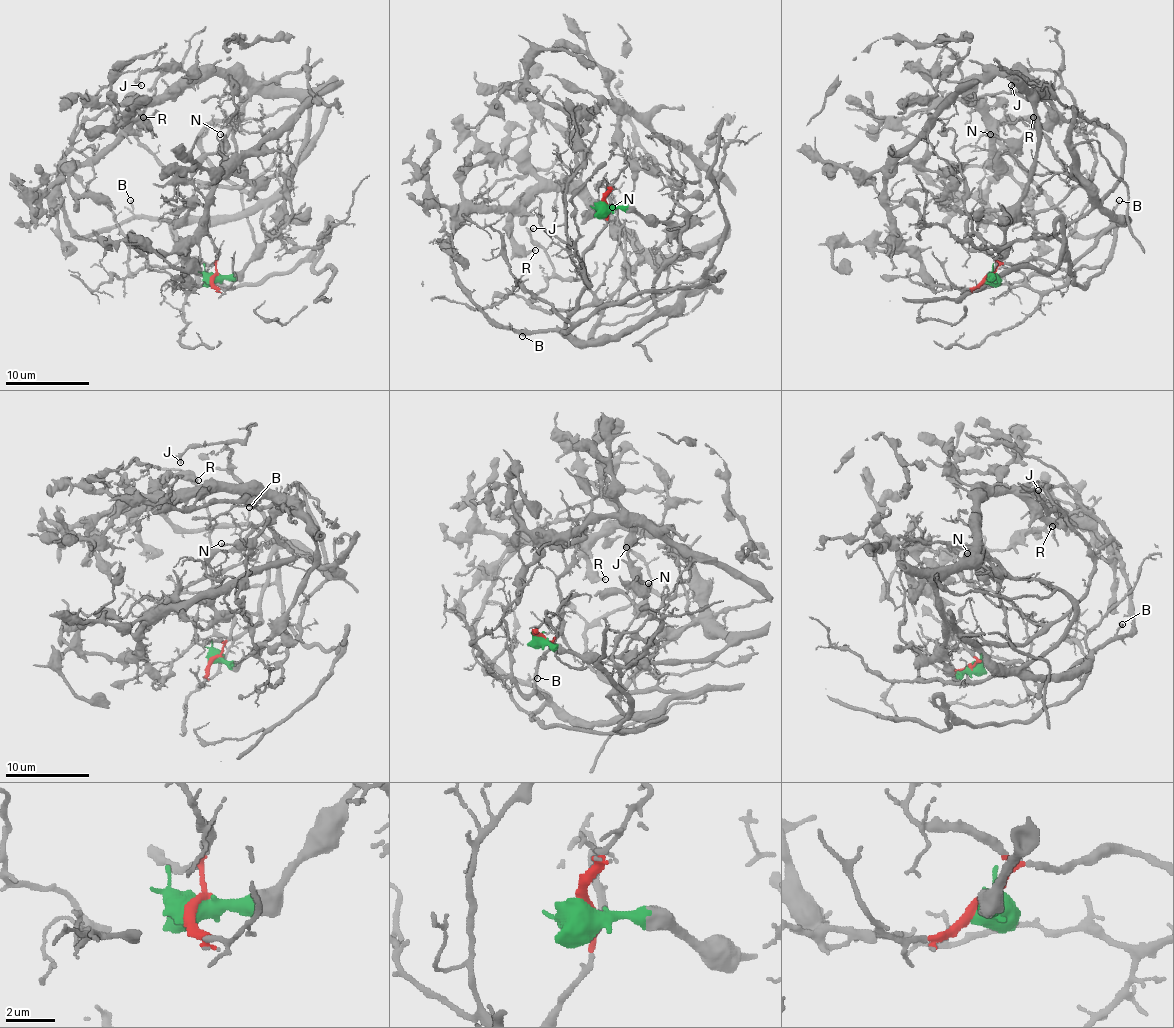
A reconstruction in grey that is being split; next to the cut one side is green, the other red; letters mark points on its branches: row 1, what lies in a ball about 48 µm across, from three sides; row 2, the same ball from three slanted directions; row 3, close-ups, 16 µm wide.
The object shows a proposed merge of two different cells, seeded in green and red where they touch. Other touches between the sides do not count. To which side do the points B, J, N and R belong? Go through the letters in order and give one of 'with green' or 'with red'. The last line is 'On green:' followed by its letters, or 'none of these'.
B: with red
J: with red
N: with green
R: with green
On green: N, R

